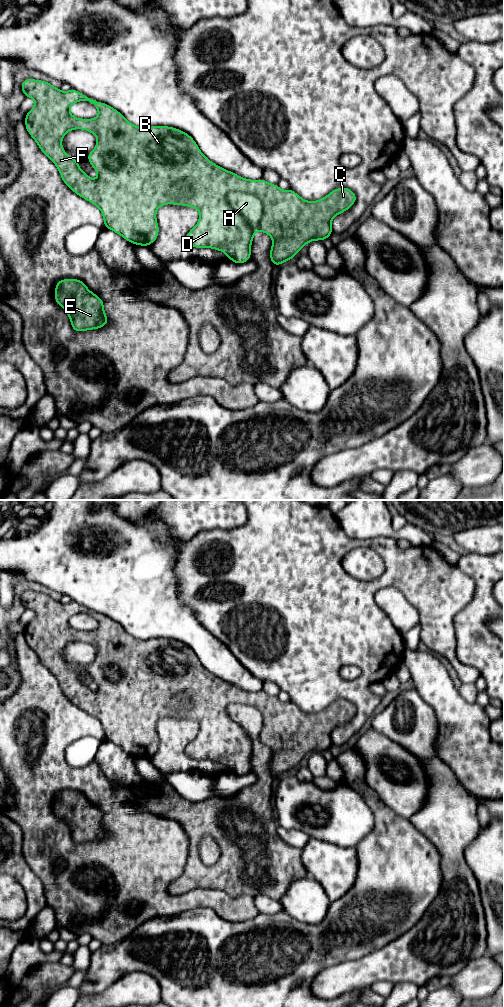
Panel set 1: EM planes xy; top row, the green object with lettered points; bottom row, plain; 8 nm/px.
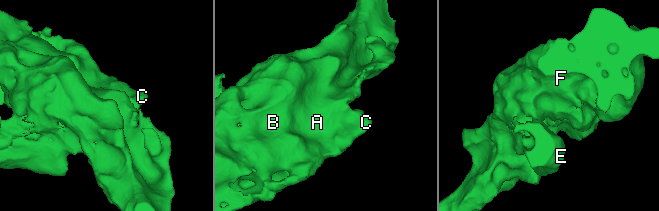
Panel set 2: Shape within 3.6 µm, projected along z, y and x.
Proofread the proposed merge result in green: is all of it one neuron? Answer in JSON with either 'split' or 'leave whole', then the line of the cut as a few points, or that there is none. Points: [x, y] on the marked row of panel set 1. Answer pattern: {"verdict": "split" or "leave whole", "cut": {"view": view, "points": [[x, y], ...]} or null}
{"verdict": "split", "cut": {"view": "xy", "points": [[230, 191], [227, 202], [246, 221], [252, 237]]}}

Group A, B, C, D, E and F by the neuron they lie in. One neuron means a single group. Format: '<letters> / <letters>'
A / B C D E F

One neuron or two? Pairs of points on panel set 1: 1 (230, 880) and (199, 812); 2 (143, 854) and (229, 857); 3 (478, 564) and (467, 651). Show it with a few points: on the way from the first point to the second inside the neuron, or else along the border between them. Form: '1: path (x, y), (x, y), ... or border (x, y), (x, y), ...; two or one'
1: path (230, 863), (230, 843), (216, 829); one
2: border (186, 833), (187, 858), (183, 872), (178, 877); two
3: path (483, 586), (483, 606), (472, 618), (470, 629); one

